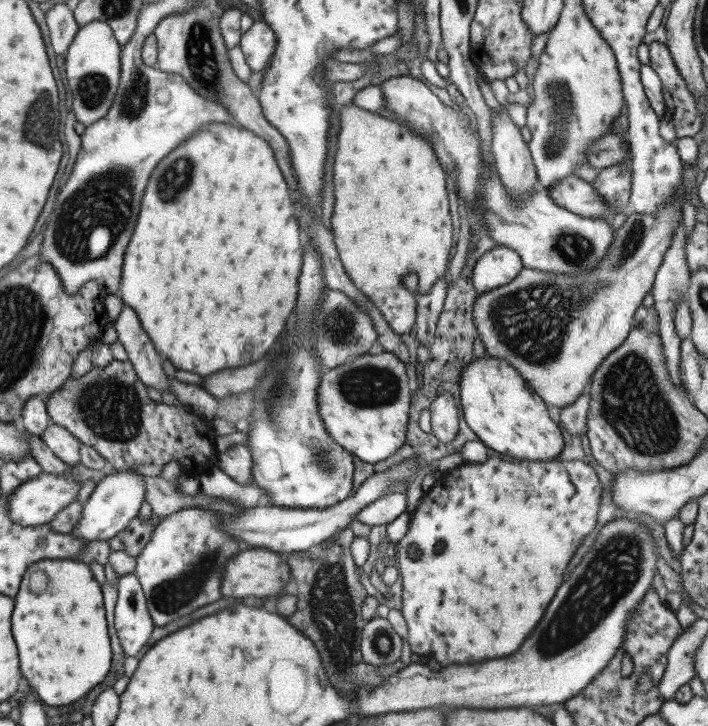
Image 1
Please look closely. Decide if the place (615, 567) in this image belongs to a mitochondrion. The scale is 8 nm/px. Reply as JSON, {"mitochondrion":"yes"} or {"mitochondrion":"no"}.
{"mitochondrion":"yes"}

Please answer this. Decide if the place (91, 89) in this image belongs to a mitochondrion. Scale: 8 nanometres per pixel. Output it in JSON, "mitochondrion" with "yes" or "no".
{"mitochondrion":"yes"}

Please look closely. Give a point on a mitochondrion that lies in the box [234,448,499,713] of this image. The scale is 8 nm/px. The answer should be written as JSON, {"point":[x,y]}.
{"point":[331,607]}

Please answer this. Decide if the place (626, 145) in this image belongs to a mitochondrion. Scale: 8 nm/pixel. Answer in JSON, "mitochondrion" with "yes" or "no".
{"mitochondrion":"no"}

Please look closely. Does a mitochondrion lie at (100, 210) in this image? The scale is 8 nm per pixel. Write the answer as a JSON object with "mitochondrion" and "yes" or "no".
{"mitochondrion":"yes"}

